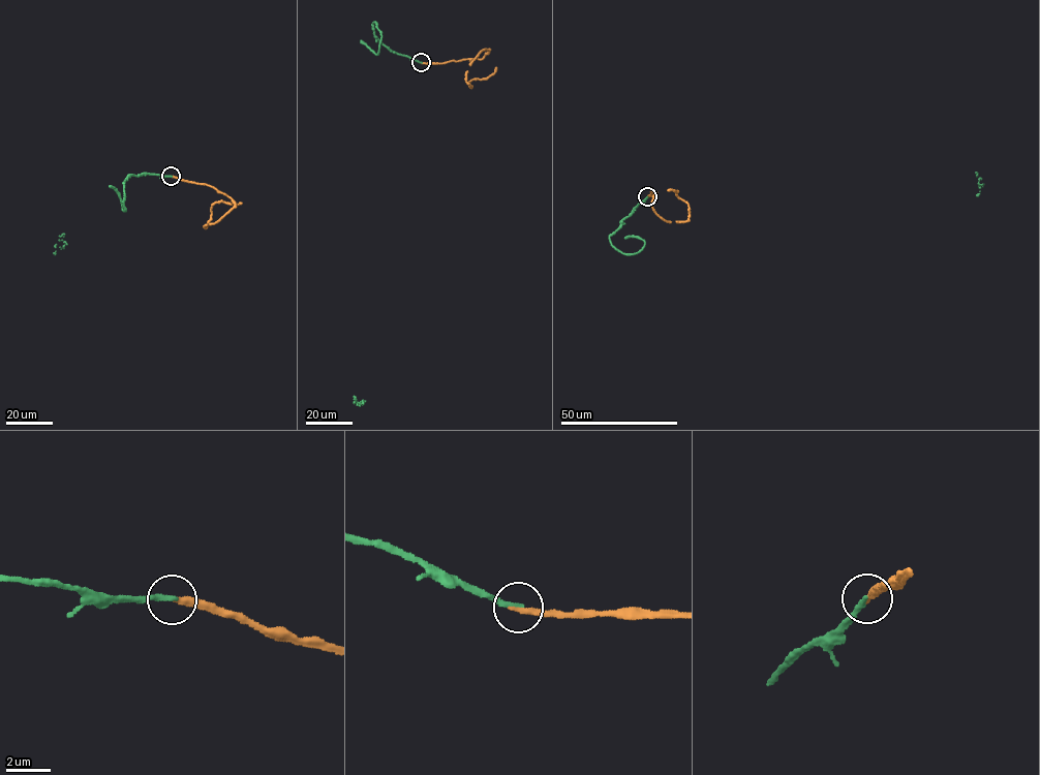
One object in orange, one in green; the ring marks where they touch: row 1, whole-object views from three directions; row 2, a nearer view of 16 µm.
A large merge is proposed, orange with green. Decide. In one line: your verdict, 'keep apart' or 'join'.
join

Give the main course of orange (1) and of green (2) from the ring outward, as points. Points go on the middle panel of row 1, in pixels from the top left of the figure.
1: (421, 62), (482, 59), (488, 51), (486, 49), (466, 73), (471, 88), (469, 82), (486, 79), (496, 67)
2: (421, 62), (394, 53), (383, 44), (374, 34), (373, 22), (381, 37), (377, 55), (365, 401), (357, 404)

